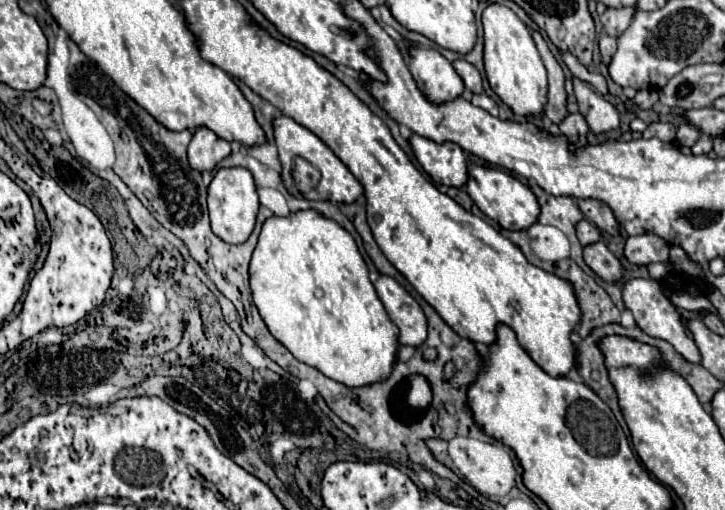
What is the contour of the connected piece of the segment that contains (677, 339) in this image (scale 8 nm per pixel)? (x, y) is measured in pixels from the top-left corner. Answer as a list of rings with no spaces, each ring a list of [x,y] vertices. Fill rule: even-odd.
[[[629,278],[629,280],[625,280],[625,284],[623,284],[623,302],[633,312],[635,322],[643,332],[647,332],[649,336],[663,338],[663,340],[671,342],[673,348],[685,360],[689,360],[693,364],[701,364],[701,356],[699,356],[699,350],[697,350],[695,342],[691,340],[689,332],[685,330],[683,322],[681,322],[681,316],[677,314],[671,300],[661,292],[661,286],[659,286],[657,280],[645,280],[645,278]]]

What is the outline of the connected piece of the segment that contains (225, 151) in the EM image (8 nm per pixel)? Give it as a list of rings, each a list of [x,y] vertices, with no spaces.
[[[205,126],[197,128],[189,142],[189,164],[199,172],[213,170],[217,162],[221,162],[229,154],[231,154],[231,144]]]

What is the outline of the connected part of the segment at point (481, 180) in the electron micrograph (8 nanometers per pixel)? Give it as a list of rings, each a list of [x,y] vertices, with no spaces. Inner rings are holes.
[[[469,164],[467,174],[469,174],[467,184],[465,184],[467,194],[479,206],[479,210],[485,216],[489,216],[491,220],[495,220],[501,228],[523,230],[523,228],[529,228],[533,222],[537,222],[539,204],[535,200],[535,194],[525,184],[521,184],[515,176],[511,176],[499,168],[479,166],[479,164]]]

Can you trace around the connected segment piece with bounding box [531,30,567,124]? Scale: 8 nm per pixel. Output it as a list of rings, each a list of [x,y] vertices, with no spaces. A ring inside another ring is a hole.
[[[531,30],[533,34],[533,40],[535,40],[535,46],[541,54],[541,60],[547,68],[547,78],[549,78],[549,92],[547,92],[547,102],[545,102],[545,116],[559,124],[559,120],[563,120],[563,116],[567,116],[567,94],[565,94],[565,74],[559,66],[559,62],[555,60],[555,56],[551,54],[551,50],[547,48],[543,36],[537,32],[537,30]]]

